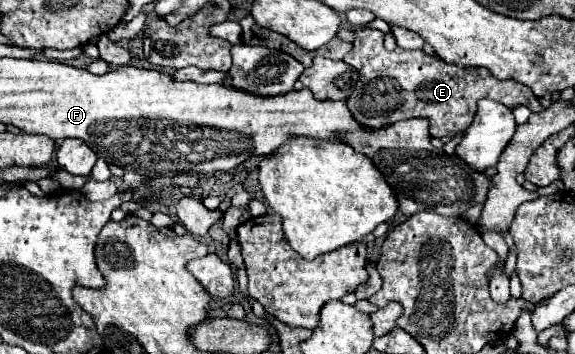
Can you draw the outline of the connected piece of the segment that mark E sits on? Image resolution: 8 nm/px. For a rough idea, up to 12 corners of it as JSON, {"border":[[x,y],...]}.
{"border":[[357,27],[343,61],[359,83],[355,121],[383,129],[429,119],[449,143],[479,99],[543,109],[529,87],[421,49],[383,47]]}

